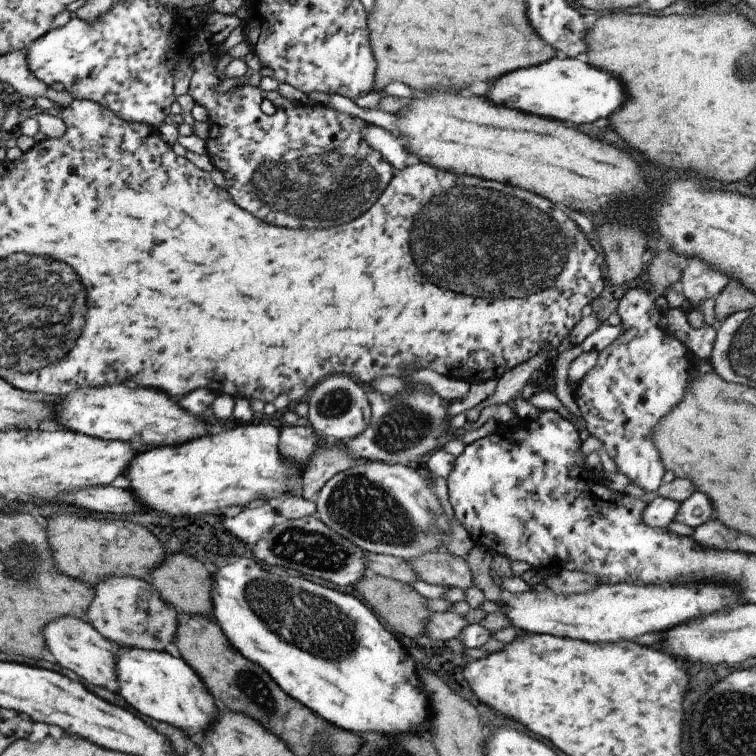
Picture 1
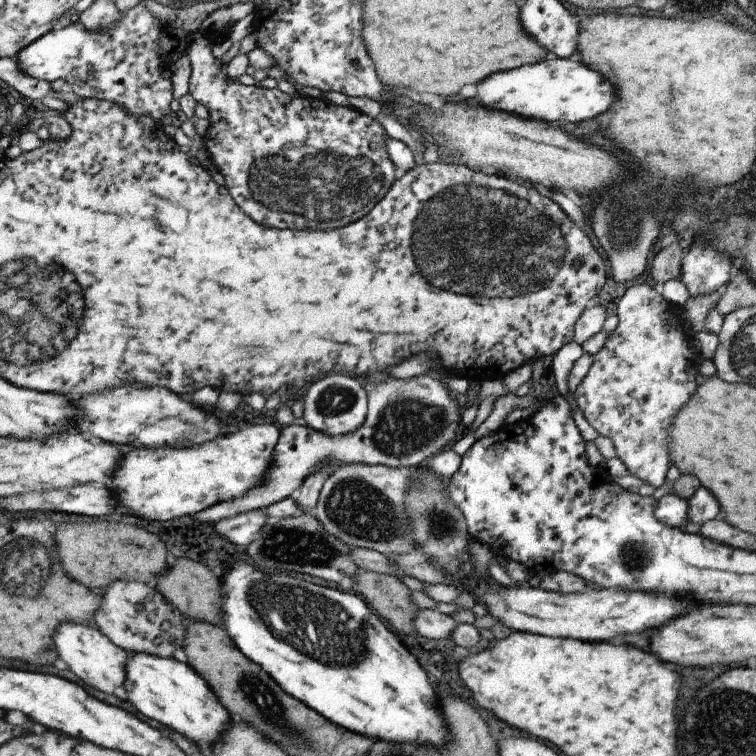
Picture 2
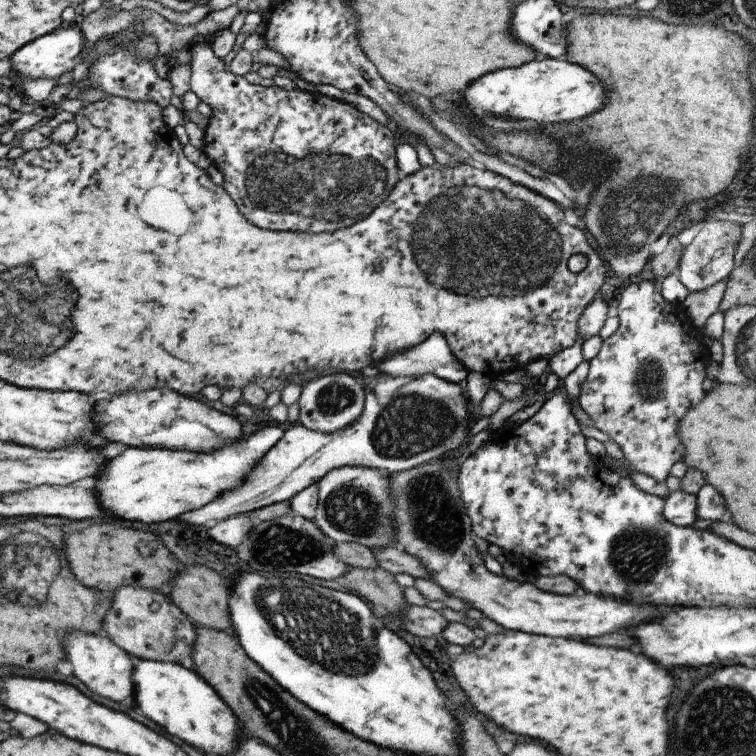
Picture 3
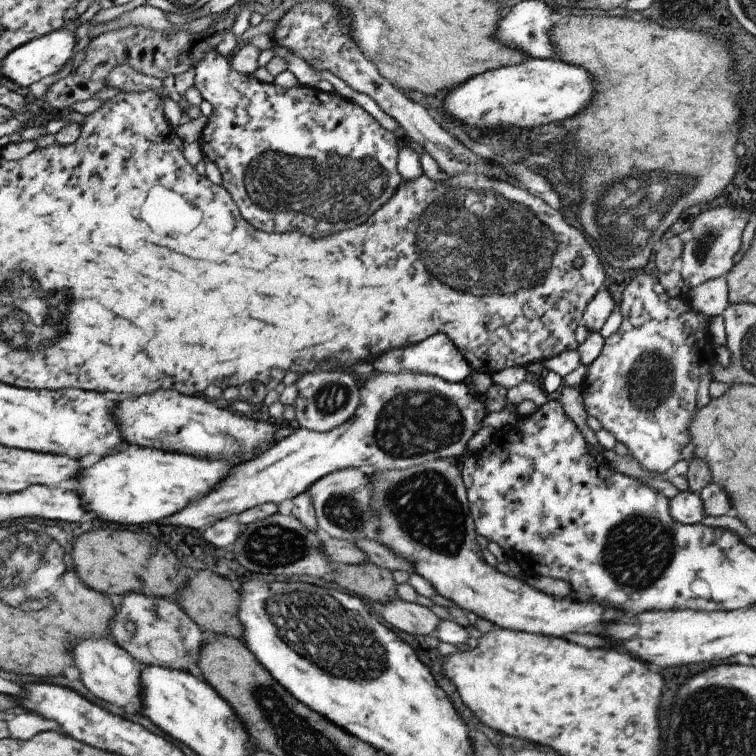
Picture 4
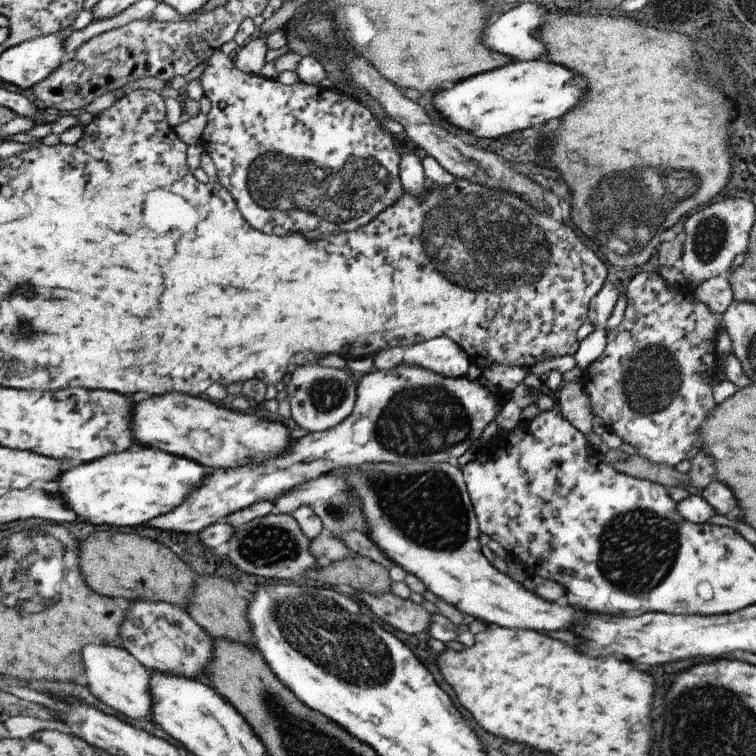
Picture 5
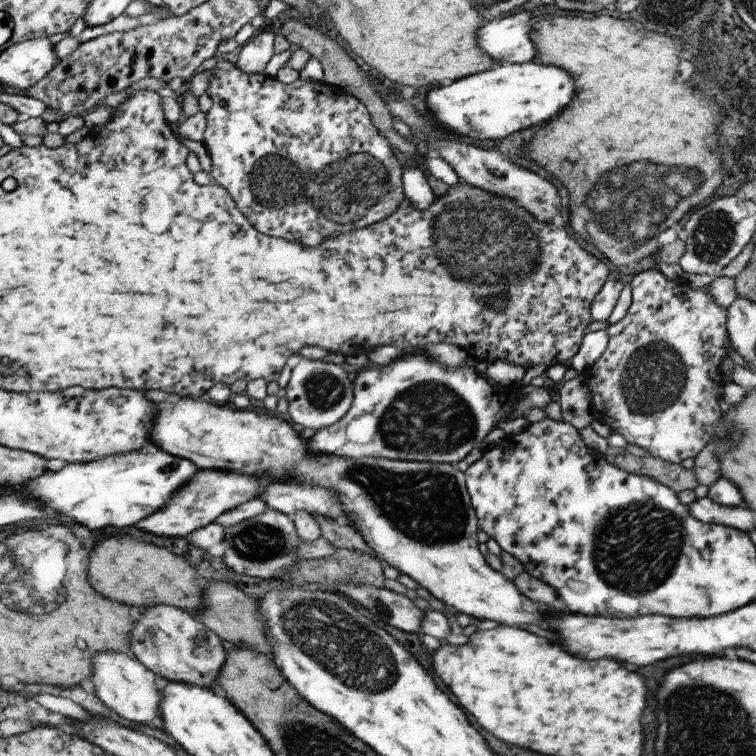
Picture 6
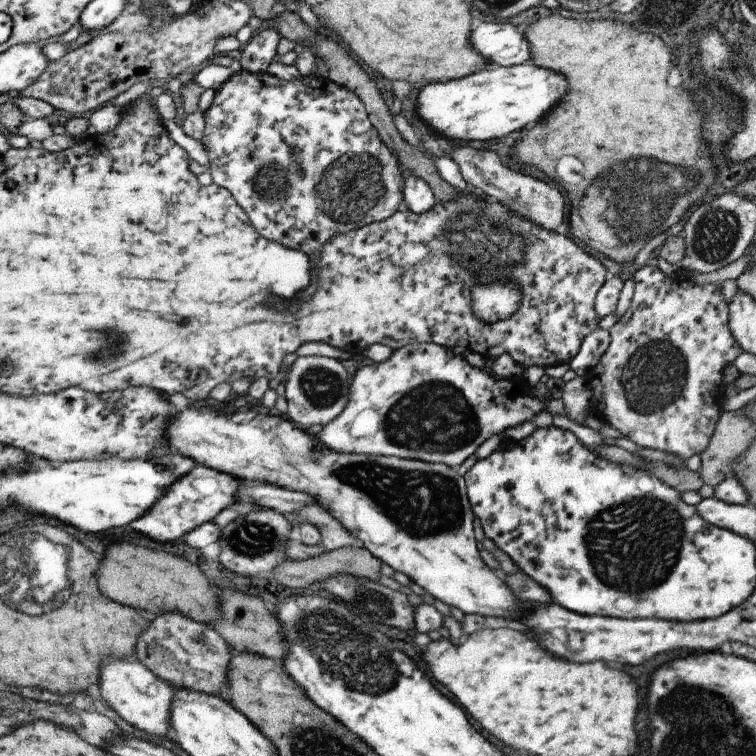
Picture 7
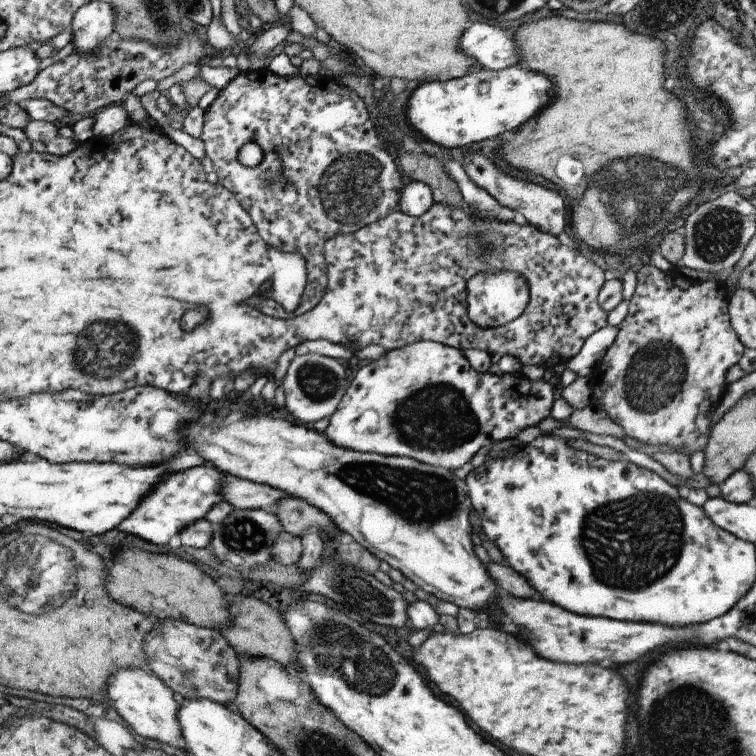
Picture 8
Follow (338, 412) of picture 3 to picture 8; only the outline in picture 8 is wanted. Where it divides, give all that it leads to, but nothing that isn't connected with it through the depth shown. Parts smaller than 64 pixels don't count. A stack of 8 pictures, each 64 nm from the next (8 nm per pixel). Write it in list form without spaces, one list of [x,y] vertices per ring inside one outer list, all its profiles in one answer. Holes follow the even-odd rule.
[[[318,353],[295,355],[280,381],[286,401],[283,410],[290,412],[295,422],[307,426],[312,426],[321,418],[332,416],[348,388],[349,381],[346,375],[346,369],[335,358]]]

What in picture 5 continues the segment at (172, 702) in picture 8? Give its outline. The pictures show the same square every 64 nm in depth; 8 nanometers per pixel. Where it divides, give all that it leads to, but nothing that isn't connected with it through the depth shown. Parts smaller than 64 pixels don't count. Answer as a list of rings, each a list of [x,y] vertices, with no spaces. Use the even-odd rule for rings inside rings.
[[[86,645],[81,659],[88,677],[88,688],[96,698],[122,712],[126,718],[149,719],[153,705],[150,690],[152,672],[140,664],[135,656],[119,645]]]

